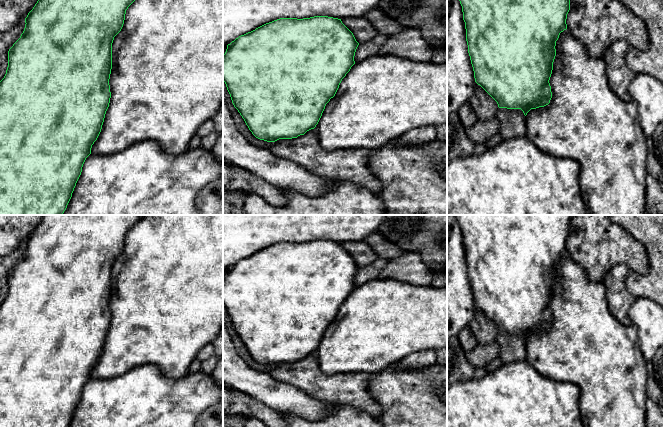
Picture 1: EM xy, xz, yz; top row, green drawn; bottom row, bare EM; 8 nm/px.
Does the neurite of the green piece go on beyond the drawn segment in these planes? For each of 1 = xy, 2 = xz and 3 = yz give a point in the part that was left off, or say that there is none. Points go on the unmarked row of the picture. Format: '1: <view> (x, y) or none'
1: none
2: none
3: none

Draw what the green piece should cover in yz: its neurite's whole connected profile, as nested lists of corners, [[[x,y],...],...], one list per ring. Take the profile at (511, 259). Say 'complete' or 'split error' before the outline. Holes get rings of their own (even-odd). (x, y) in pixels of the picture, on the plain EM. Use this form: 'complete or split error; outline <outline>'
complete; outline [[[456,215],[462,230],[468,277],[475,306],[498,328],[499,332],[521,333],[526,340],[531,333],[544,331],[552,322],[549,307],[556,280],[556,265],[567,253],[570,215]]]

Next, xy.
complete; outline [[[43,215],[25,242],[20,262],[8,275],[8,291],[0,305],[0,427],[69,427],[83,388],[91,378],[109,331],[111,316],[109,303],[112,293],[112,267],[121,255],[128,231],[142,215]]]

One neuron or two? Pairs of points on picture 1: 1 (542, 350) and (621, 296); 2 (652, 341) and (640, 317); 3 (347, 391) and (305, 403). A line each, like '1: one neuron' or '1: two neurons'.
1: two neurons
2: one neuron
3: two neurons

